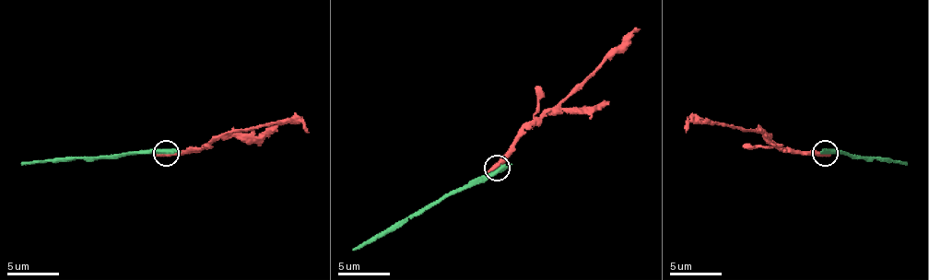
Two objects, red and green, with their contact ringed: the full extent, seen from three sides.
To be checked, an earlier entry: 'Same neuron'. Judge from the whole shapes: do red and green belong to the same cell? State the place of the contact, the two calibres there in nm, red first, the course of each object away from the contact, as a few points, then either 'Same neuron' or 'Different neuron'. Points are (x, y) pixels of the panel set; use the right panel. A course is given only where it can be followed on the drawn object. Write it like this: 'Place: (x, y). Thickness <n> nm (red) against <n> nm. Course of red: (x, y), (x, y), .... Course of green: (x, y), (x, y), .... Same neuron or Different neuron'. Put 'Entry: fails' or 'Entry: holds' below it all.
Place: (825, 153). Thickness 600 nm (red) against 480 nm. Course of red: (824, 154), (793, 154), (757, 130), (717, 122), (691, 122), (687, 133). Course of green: (824, 154), (878, 157), (907, 164). Different neuron
Entry: fails

